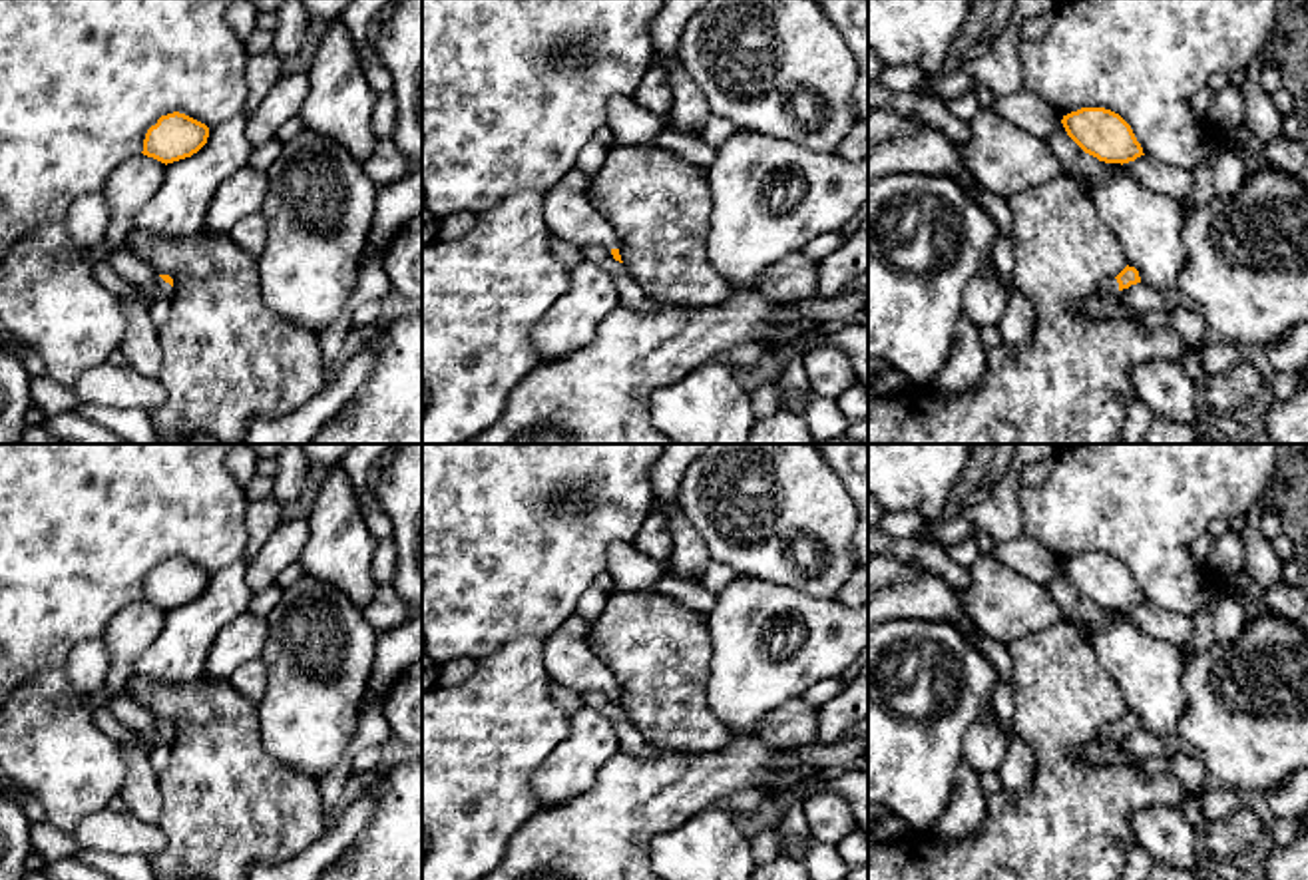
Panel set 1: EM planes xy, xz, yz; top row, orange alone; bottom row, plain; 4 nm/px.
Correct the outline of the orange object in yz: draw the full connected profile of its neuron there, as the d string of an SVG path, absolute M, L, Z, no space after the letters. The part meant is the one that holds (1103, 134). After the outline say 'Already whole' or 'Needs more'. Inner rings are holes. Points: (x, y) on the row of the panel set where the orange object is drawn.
M1081 108L1061 119L1067 135L1089 155L1105 163L1129 163L1145 155L1131 125L1105 108Z. Already whole

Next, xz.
M551 187L544 191L544 219L547 229L561 241L579 249L605 247L621 261L619 239L609 221L591 205L585 191Z. Needs more

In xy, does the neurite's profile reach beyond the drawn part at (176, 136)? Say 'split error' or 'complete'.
complete

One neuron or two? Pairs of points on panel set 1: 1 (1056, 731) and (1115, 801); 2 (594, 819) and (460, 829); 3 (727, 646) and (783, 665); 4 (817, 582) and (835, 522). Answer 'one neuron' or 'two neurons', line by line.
1: one neuron
2: two neurons
3: one neuron
4: one neuron

